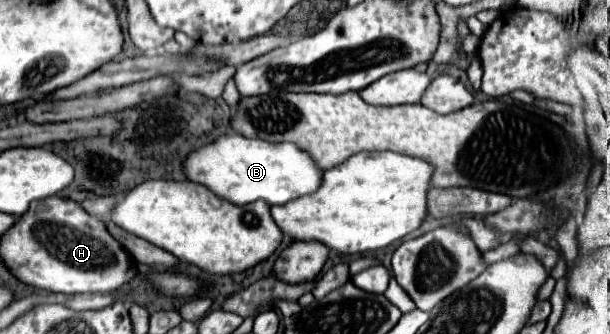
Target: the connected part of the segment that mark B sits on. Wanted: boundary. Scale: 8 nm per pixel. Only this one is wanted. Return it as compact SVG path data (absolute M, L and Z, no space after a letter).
M225 134L211 146L191 154L187 160L187 178L191 182L207 184L217 196L241 206L255 200L285 204L317 192L323 184L323 168L319 168L317 162L293 142L273 144L259 138L245 138L241 134Z

